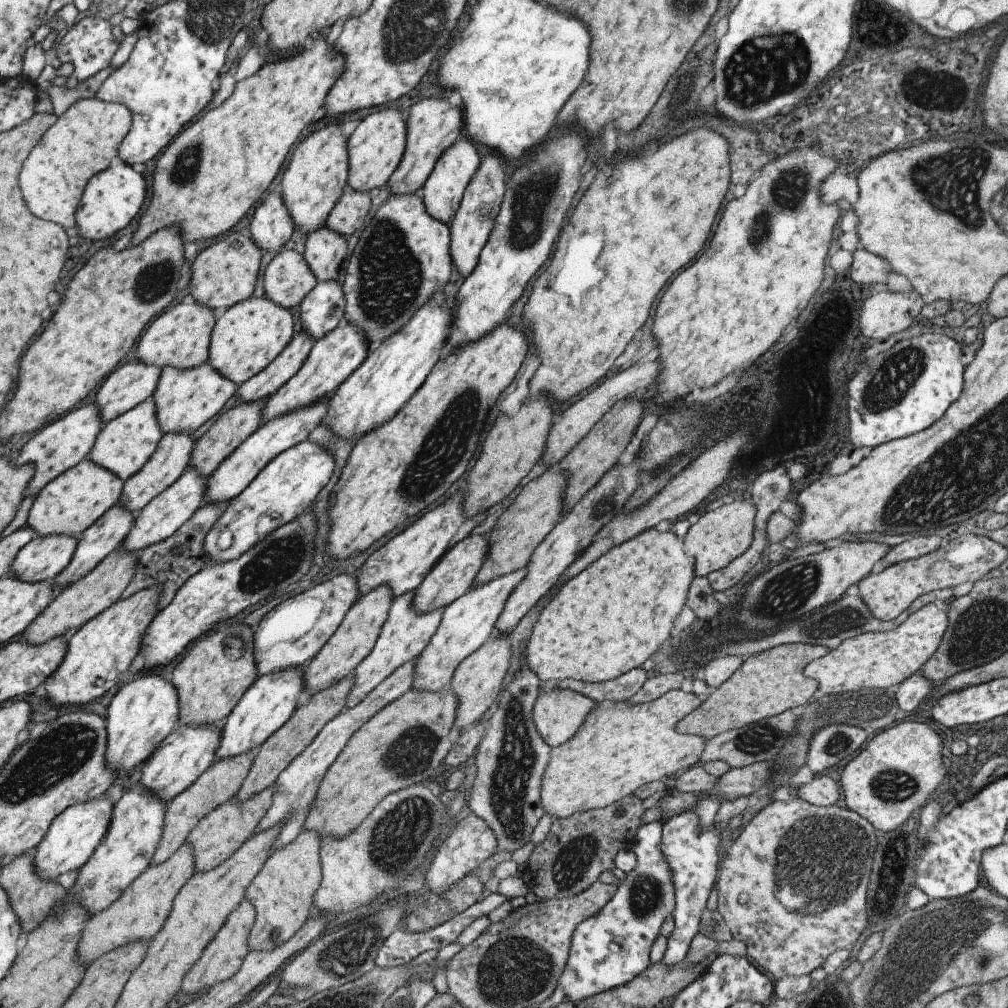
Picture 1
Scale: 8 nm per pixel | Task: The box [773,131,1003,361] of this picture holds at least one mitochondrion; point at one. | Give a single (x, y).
(963, 166)

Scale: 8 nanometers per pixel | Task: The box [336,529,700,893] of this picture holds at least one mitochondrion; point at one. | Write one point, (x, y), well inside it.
(517, 758)

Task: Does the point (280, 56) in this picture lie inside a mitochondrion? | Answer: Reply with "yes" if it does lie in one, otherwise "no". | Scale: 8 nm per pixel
no

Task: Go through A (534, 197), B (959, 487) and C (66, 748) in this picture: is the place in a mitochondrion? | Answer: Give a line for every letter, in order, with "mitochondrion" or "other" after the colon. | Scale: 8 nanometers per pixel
A: mitochondrion
B: mitochondrion
C: mitochondrion

